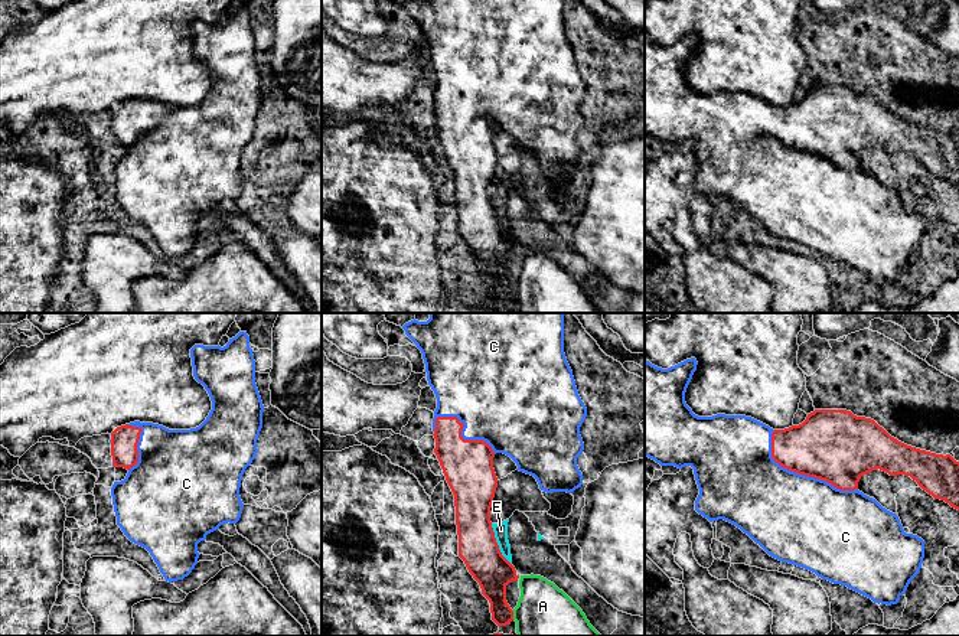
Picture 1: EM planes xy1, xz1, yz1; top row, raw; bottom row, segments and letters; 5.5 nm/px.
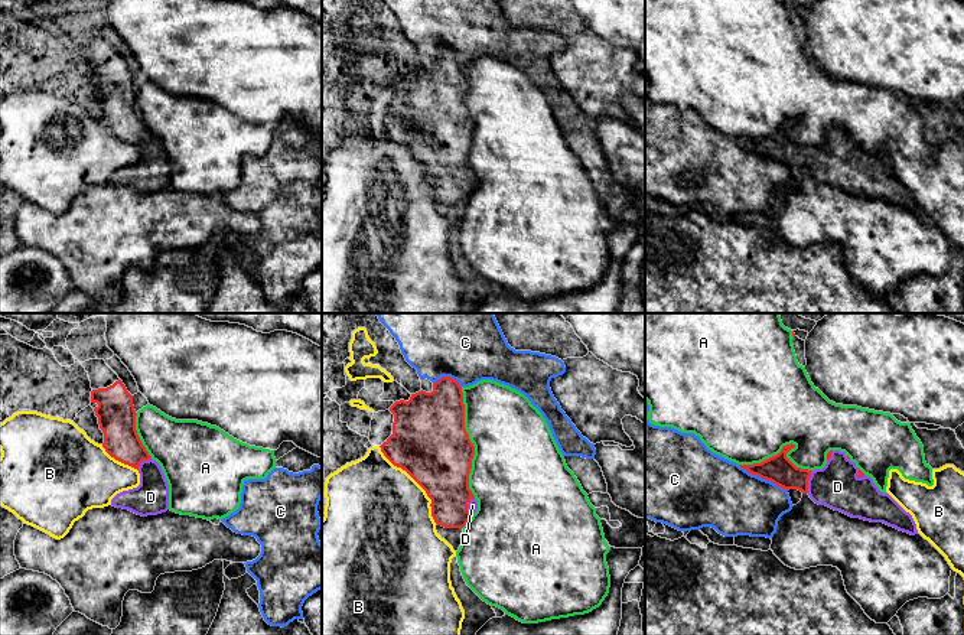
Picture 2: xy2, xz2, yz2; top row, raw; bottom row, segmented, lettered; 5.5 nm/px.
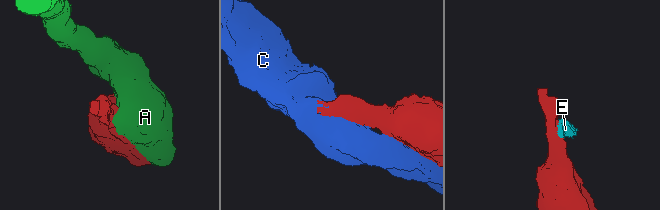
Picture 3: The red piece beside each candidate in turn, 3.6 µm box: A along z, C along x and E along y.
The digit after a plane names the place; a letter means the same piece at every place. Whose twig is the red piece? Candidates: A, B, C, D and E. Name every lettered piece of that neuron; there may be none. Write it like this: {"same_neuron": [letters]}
{"same_neuron": ["C", "D"]}

